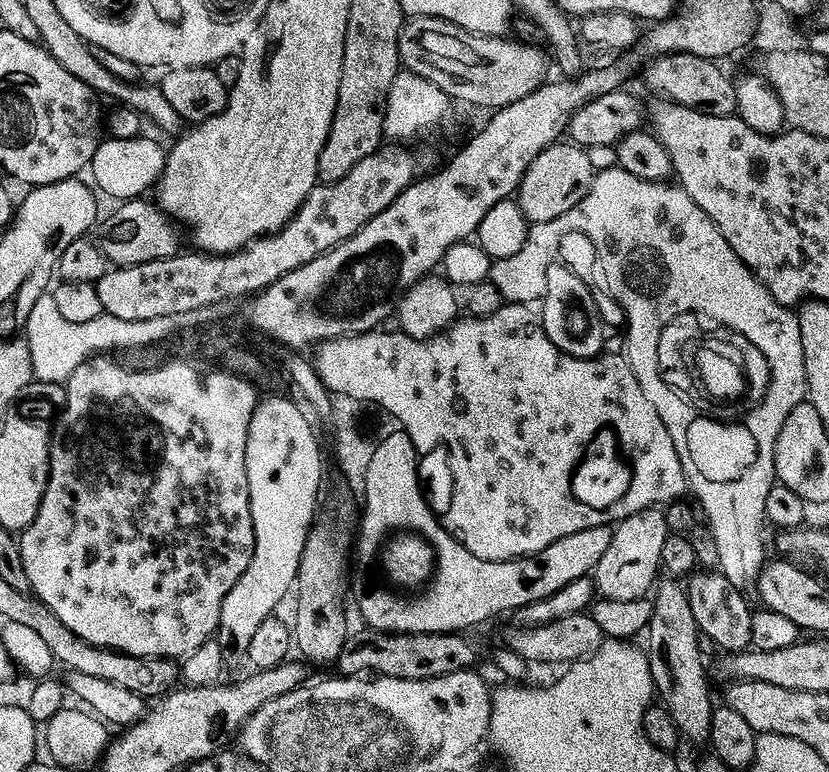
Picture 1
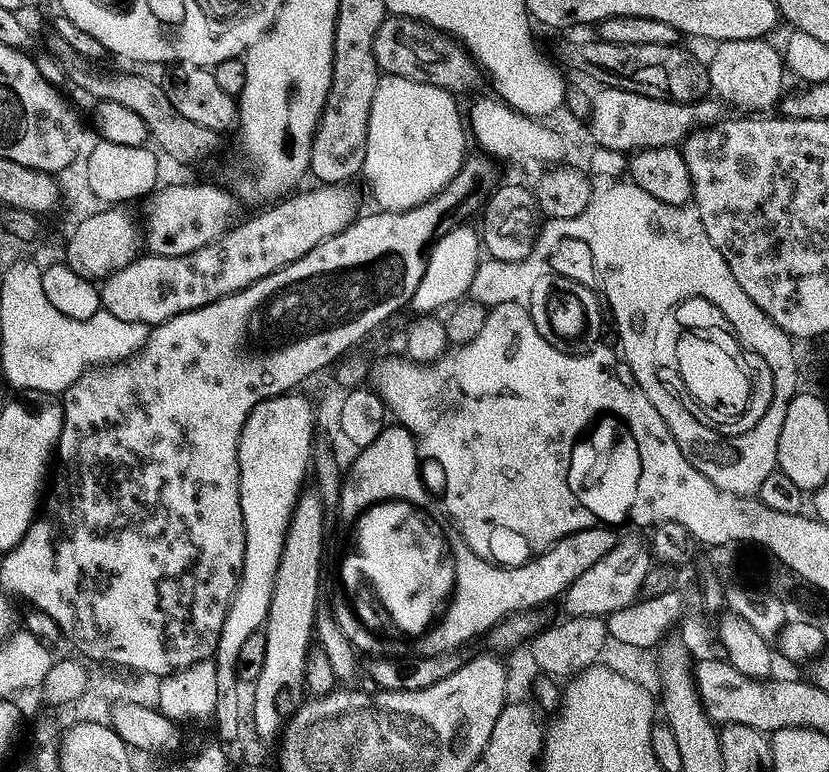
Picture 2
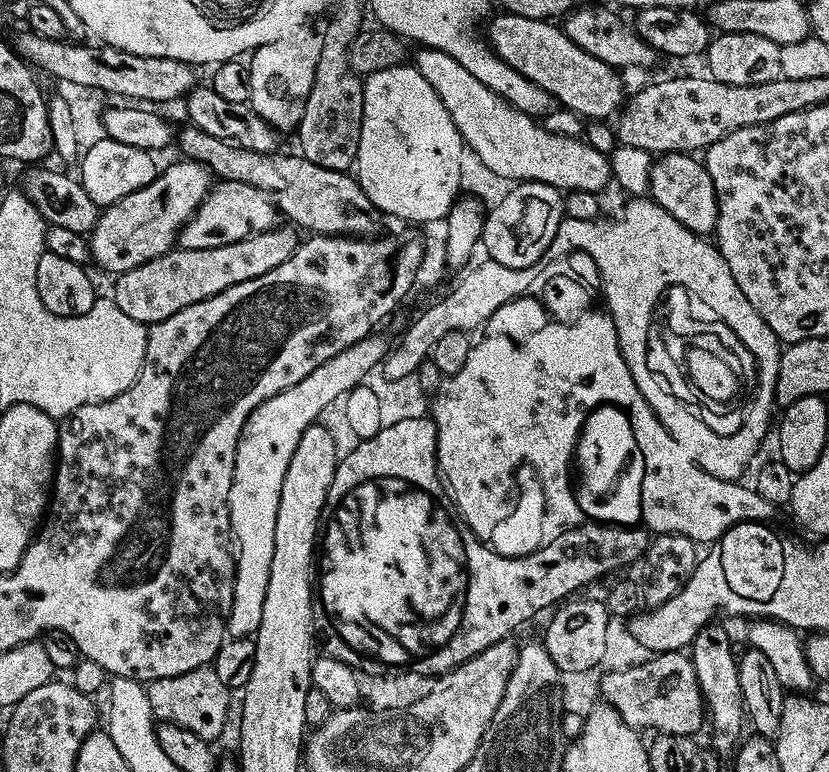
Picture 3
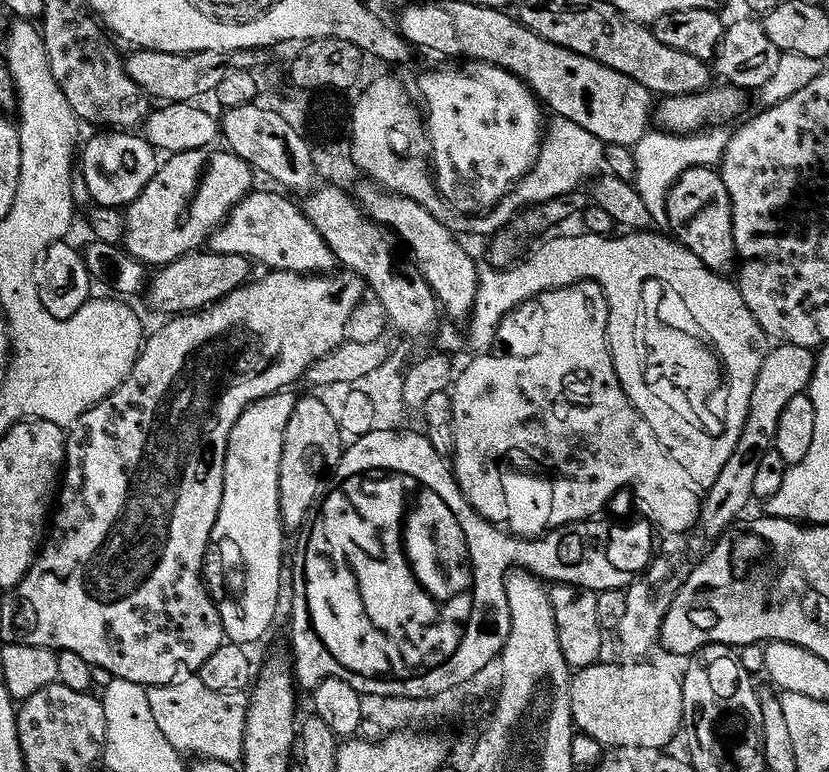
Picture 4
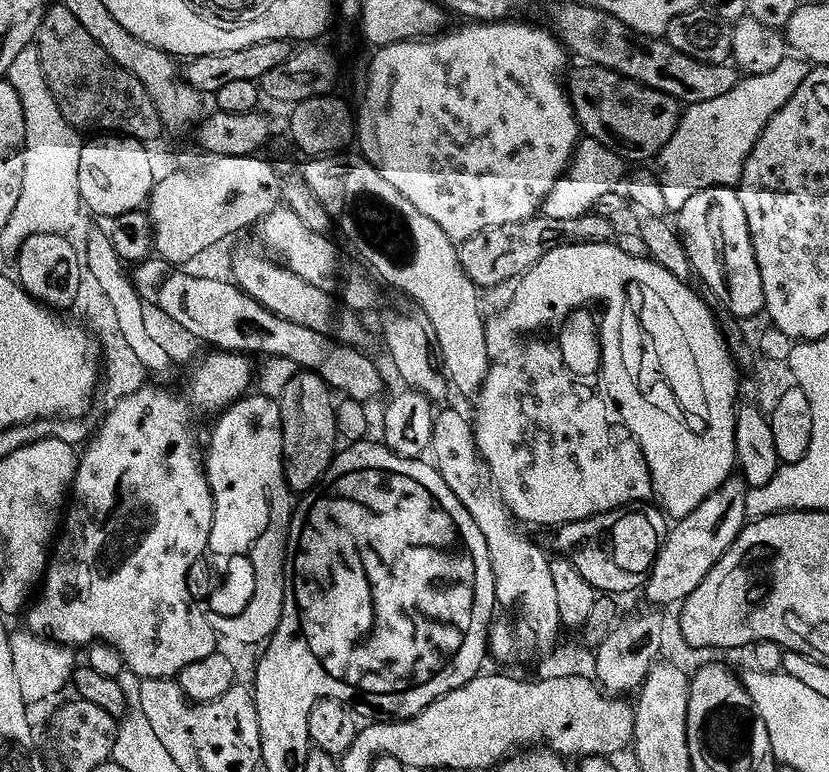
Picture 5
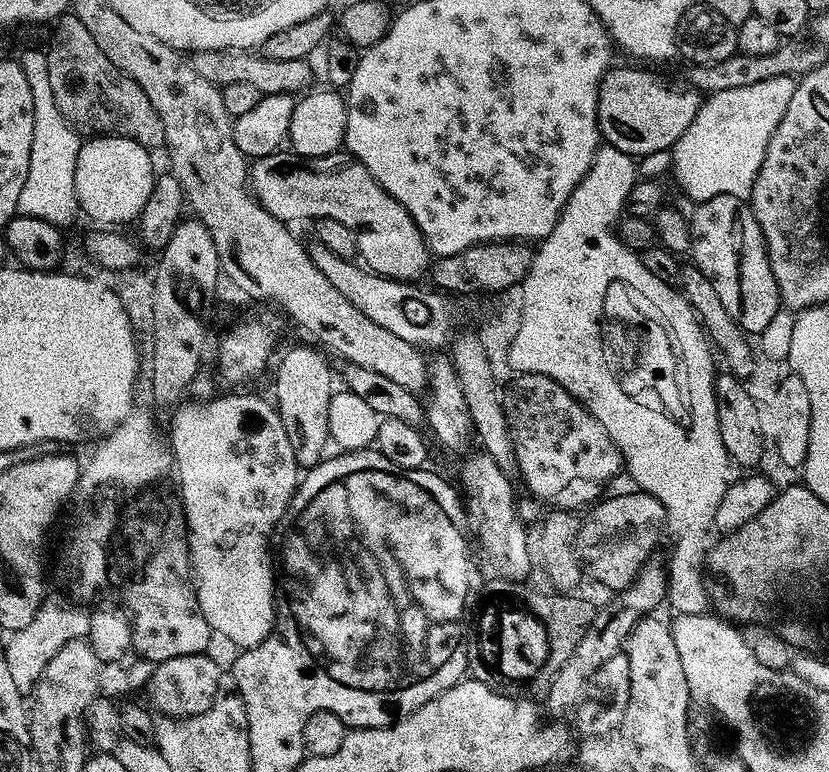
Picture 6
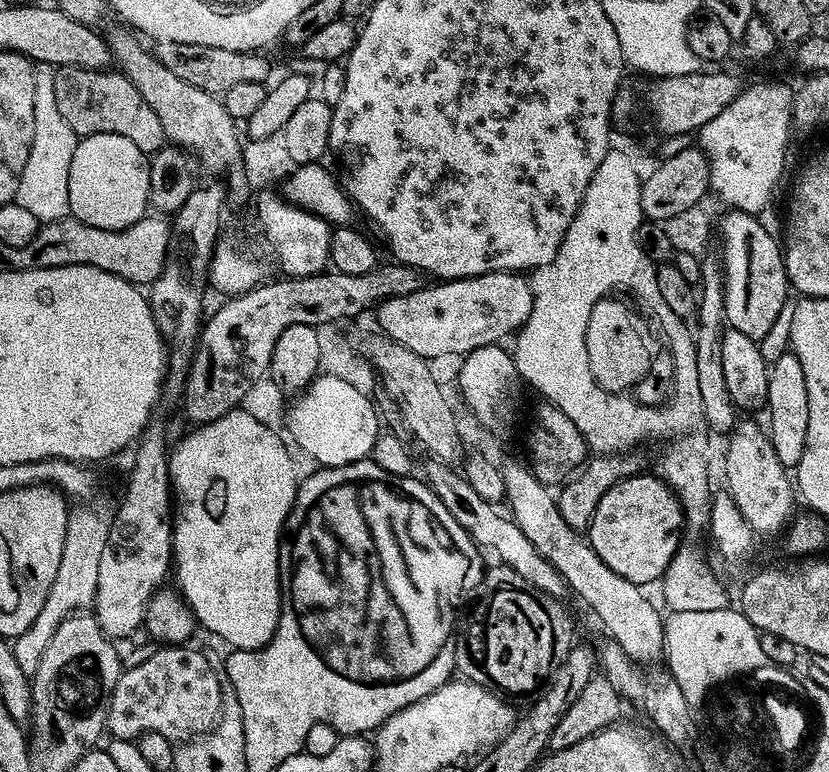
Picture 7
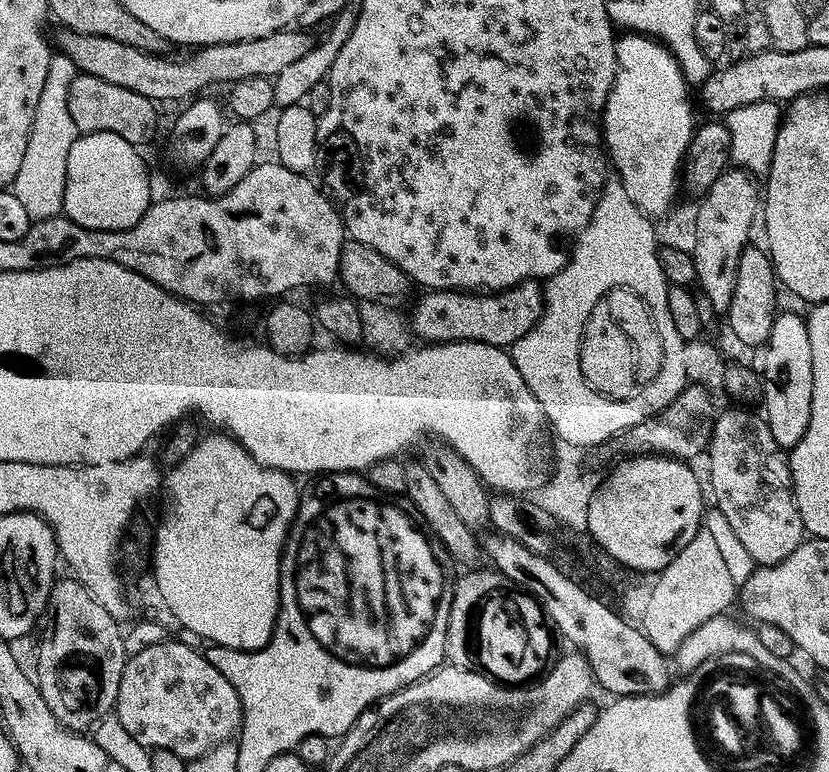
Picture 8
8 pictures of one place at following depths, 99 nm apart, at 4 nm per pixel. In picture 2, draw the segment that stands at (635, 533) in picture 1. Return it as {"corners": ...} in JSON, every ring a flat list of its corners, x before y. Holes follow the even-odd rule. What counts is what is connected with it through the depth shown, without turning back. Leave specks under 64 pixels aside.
{"corners":[[636,536,617,539,615,546,608,551,590,570,578,574,574,582,562,593,565,617,598,616,607,617,636,602,642,586,642,580,654,565,654,557,649,545]]}

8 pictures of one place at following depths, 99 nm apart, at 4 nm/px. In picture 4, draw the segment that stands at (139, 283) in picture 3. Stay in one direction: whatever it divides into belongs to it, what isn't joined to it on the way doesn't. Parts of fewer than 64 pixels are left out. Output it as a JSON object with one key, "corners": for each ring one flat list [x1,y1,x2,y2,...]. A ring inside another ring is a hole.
{"corners":[[207,250,188,252,174,262,157,267,146,284,147,303,165,314,187,314,198,312,209,304,215,304,223,296,240,287,249,279,250,261,238,254,218,254]]}

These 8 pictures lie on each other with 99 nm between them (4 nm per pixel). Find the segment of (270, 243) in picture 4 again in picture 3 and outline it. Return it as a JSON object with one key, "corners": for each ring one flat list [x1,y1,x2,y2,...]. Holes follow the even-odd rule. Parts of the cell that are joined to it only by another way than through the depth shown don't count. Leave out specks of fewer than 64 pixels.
{"corners":[[220,180,213,183,208,197,180,229,178,244,190,250,214,250,230,246,230,242,242,242,259,232,271,232,277,224,278,209,272,197,262,190,254,190,254,186,246,186,246,182]]}

